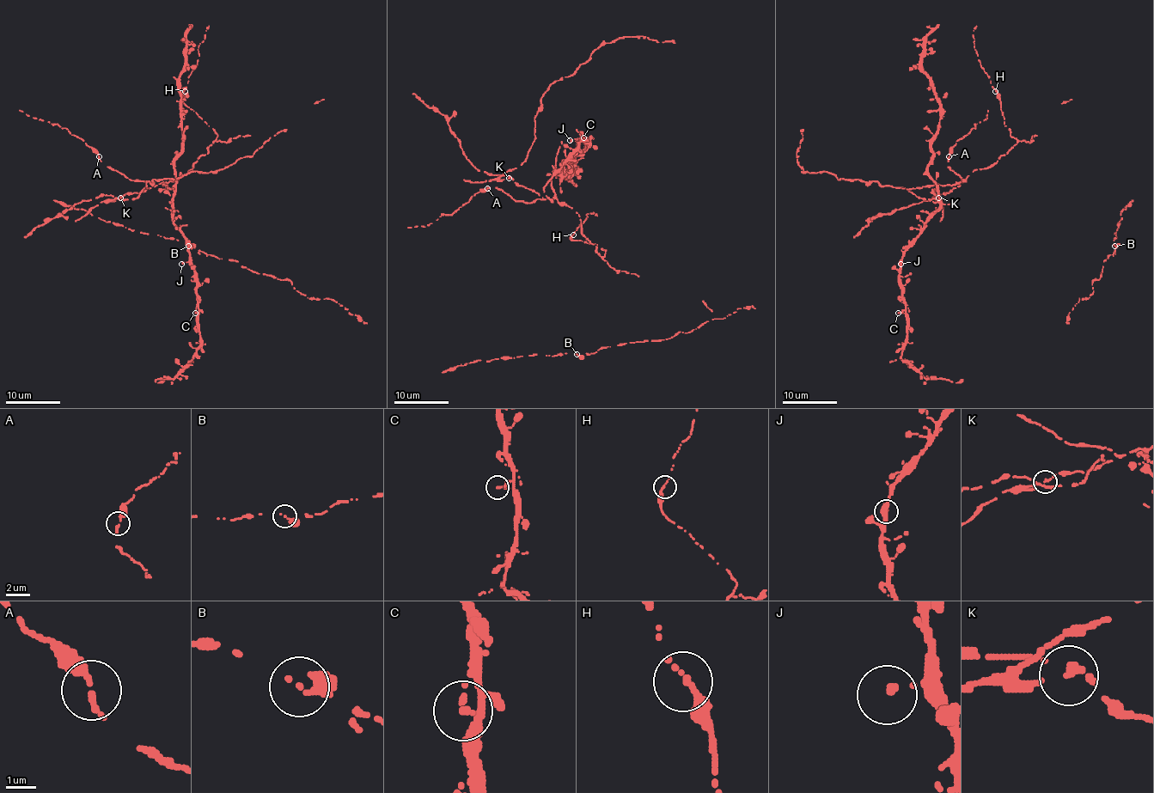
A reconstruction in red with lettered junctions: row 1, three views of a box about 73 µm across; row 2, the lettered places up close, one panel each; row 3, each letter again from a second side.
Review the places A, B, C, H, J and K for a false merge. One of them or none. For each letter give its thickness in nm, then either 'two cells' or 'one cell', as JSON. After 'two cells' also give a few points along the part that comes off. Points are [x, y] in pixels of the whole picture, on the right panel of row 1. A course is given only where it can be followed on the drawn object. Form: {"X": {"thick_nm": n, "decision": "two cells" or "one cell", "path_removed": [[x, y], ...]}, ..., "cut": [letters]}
{"A": {"thick_nm": 320, "decision": "one cell"}, "B": {"thick_nm": 240, "decision": "one cell"}, "C": {"thick_nm": 220, "decision": "one cell"}, "H": {"thick_nm": 280, "decision": "one cell"}, "J": {"thick_nm": 240, "decision": "one cell"}, "K": {"thick_nm": 260, "decision": "two cells", "path_removed": [[939, 197], [805, 173], [796, 155], [802, 129]]}, "cut": ["K"]}

